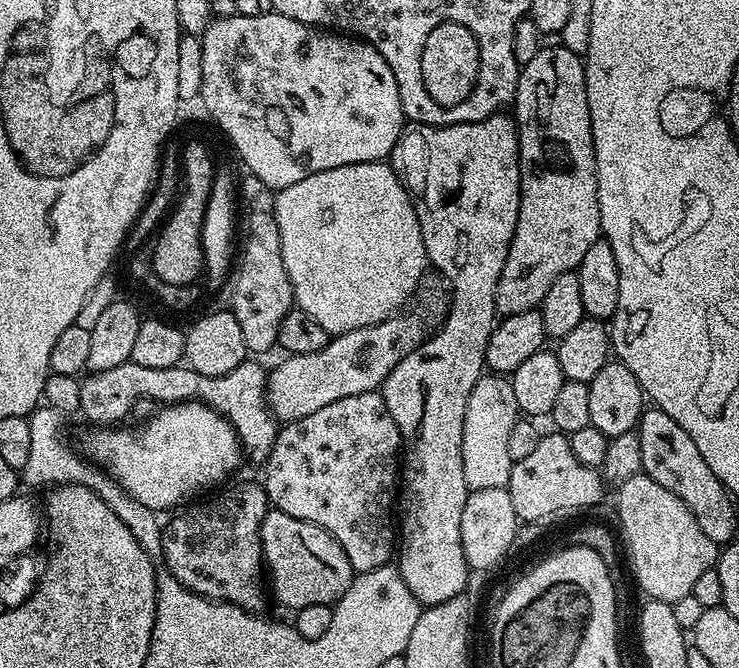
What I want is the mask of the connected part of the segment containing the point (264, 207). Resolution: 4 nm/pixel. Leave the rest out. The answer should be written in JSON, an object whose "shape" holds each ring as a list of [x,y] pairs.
{"shape":[[[245,175],[242,200],[248,203],[252,213],[248,216],[248,228],[244,242],[244,261],[234,268],[234,292],[230,310],[234,318],[238,318],[238,326],[242,326],[242,338],[246,342],[249,353],[268,352],[278,344],[278,330],[282,326],[282,318],[294,306],[295,296],[289,276],[282,262],[280,249],[280,231],[276,225],[274,212],[274,192],[254,175]]]}

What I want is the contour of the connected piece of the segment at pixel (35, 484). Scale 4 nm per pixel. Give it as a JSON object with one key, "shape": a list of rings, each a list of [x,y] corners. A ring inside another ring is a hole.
{"shape":[[[49,406],[37,407],[36,411],[28,416],[30,458],[22,469],[23,483],[25,480],[32,488],[40,488],[43,484],[48,484],[47,486],[70,483],[86,485],[90,491],[100,495],[102,502],[106,502],[106,506],[110,506],[110,510],[114,510],[114,514],[118,514],[118,518],[130,530],[130,534],[134,534],[134,538],[138,538],[142,550],[146,550],[148,557],[153,562],[159,561],[164,554],[162,550],[162,520],[156,517],[159,515],[153,509],[142,506],[142,502],[130,498],[130,494],[126,494],[126,490],[122,490],[120,483],[112,479],[103,468],[93,464],[81,453],[80,457],[64,441],[64,436],[60,433],[64,428],[64,421],[66,421],[65,417]]]}

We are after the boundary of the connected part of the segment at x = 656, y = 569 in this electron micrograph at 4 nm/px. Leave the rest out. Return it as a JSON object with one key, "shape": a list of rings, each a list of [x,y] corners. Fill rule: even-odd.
{"shape":[[[643,474],[632,476],[620,482],[618,484],[618,490],[620,490],[620,497],[616,500],[616,512],[620,515],[620,528],[624,531],[624,542],[622,538],[622,544],[628,547],[628,560],[632,563],[632,572],[636,575],[636,580],[640,583],[641,590],[645,592],[645,597],[662,600],[664,603],[672,605],[678,598],[691,596],[694,590],[694,581],[696,581],[700,575],[706,574],[706,570],[710,570],[714,567],[718,555],[718,545],[714,542],[710,542],[710,538],[706,538],[706,534],[702,534],[702,526],[698,526],[698,522],[694,522],[694,514],[690,514],[690,510],[687,506],[674,494],[670,494],[670,490],[666,490],[666,486],[658,486],[658,482],[654,482],[654,478]]]}

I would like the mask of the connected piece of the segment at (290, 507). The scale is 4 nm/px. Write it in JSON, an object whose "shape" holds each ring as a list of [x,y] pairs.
{"shape":[[[379,391],[354,394],[350,398],[338,398],[338,402],[330,402],[330,406],[322,406],[322,410],[314,410],[314,414],[306,414],[297,420],[287,421],[277,431],[274,446],[270,450],[267,460],[263,461],[262,468],[264,468],[262,487],[264,493],[268,495],[269,505],[277,512],[290,514],[290,518],[298,518],[302,522],[322,526],[322,530],[330,533],[342,546],[342,550],[346,550],[346,558],[350,558],[353,573],[359,574],[385,567],[391,561],[388,560],[391,556],[393,559],[394,545],[398,540],[398,528],[394,523],[394,516],[392,520],[392,507],[395,504],[397,507],[398,504],[398,473],[402,468],[402,441],[398,426],[394,422],[394,418],[390,418],[390,410],[386,410],[386,402]]]}

